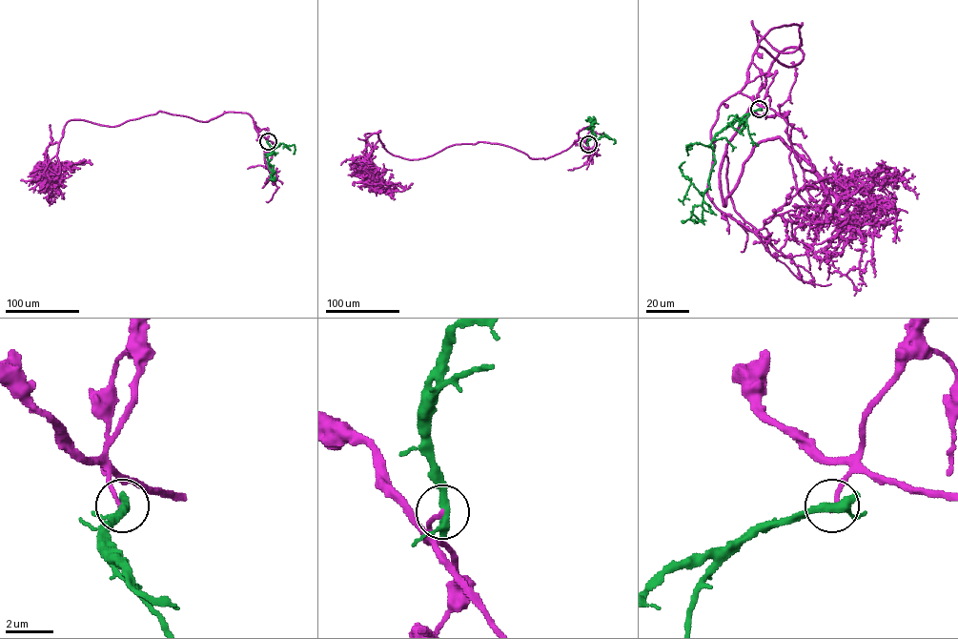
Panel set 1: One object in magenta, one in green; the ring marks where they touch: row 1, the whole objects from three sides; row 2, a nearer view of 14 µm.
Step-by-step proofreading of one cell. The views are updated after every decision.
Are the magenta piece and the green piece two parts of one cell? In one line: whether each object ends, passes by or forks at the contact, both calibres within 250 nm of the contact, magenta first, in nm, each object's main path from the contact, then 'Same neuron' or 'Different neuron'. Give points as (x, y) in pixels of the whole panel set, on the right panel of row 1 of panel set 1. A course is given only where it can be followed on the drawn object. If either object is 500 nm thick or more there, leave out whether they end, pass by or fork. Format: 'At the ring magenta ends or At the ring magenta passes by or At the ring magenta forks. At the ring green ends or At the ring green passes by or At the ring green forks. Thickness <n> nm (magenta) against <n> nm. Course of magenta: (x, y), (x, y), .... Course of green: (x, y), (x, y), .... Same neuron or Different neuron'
At the ring magenta ends. At the ring green passes by. Thickness 180 nm (magenta) against 360 nm. Course of magenta: (759, 109), (798, 25), (752, 23), (804, 54), (746, 113), (812, 209), (871, 175). Course of green: (759, 109), (715, 135), (709, 146), (715, 163), (709, 187), (703, 195), (681, 171), (684, 161). Different neuron

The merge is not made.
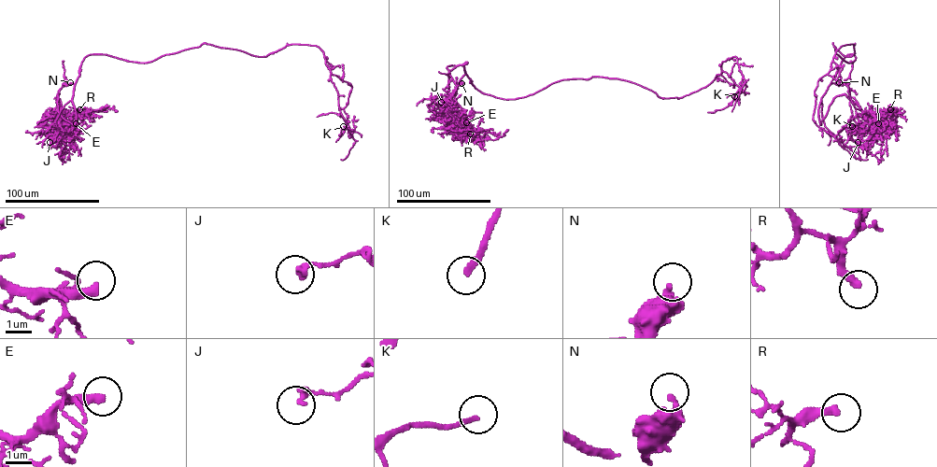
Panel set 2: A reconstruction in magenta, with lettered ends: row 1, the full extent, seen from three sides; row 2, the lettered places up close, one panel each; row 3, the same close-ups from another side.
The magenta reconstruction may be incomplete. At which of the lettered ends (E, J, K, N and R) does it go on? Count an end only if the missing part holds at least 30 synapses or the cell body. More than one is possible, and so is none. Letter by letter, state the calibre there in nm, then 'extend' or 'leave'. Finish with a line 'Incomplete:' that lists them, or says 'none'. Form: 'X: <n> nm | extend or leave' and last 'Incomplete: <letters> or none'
E: 320 nm | extend
J: 200 nm | leave
K: 200 nm | extend
N: 320 nm | leave
R: 320 nm | leave
Incomplete: E, K

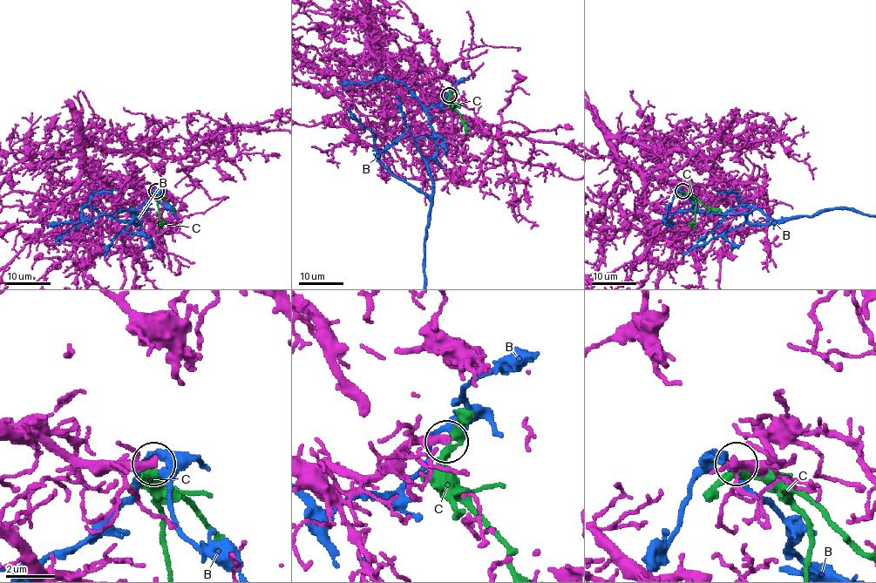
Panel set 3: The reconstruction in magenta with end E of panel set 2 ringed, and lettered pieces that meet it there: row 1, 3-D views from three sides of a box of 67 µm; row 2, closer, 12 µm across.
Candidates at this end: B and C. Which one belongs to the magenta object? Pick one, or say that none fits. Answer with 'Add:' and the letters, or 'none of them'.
Add: none of them

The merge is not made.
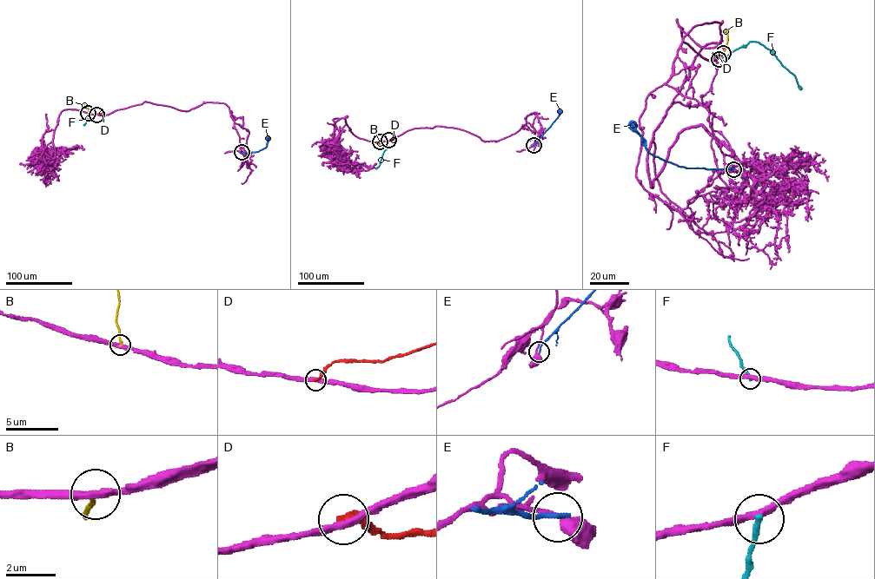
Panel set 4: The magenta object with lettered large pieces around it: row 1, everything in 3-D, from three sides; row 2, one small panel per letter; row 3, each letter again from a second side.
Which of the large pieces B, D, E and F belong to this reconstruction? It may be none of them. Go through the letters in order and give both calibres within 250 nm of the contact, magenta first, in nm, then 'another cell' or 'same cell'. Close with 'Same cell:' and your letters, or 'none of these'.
B: 320 nm thick on the magenta side, 140 nm on the other; another cell
D: 320 nm thick on the magenta side, 240 nm on the other; another cell
E: 420 nm thick on the magenta side, 180 nm on the other; another cell
F: 320 nm thick on the magenta side, 240 nm on the other; another cell
Same cell: none of these

